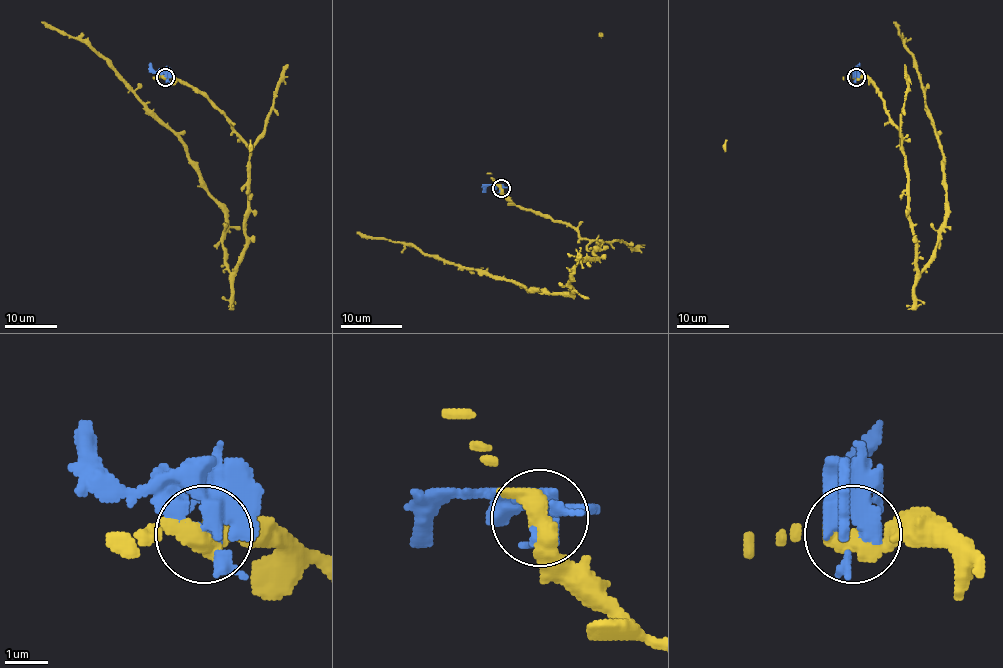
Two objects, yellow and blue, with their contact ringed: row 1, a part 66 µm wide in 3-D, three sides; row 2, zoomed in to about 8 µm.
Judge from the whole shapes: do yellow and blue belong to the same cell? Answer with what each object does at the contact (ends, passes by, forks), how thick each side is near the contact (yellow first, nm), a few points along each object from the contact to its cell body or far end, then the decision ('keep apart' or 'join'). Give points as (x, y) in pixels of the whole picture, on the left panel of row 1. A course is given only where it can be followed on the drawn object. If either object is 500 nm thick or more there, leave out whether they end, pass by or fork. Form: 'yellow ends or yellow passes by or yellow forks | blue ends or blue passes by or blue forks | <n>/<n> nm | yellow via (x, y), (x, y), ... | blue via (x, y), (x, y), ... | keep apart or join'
600/550 nm | yellow via (164, 77), (196, 87), (248, 149), (246, 250), (231, 272), (223, 207), (186, 146), (104, 59), (41, 22) | blue via (164, 77), (150, 63) | keep apart

